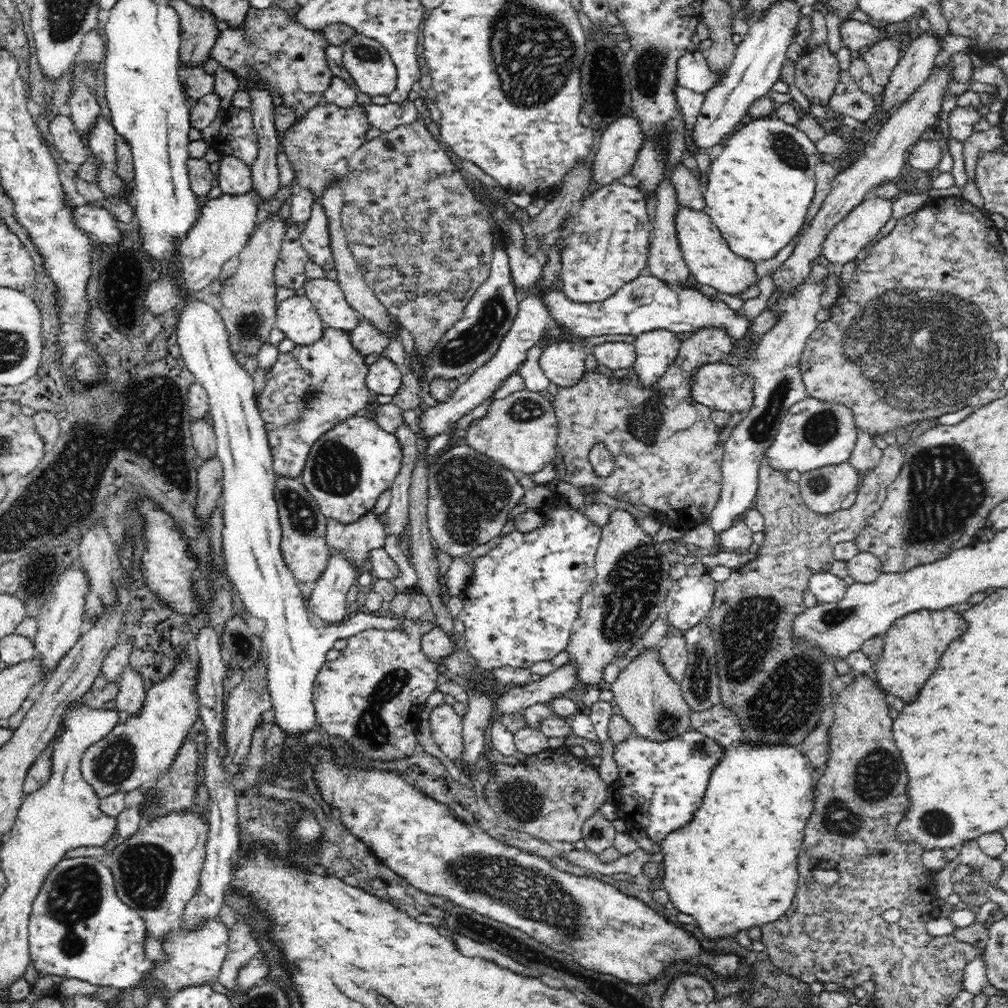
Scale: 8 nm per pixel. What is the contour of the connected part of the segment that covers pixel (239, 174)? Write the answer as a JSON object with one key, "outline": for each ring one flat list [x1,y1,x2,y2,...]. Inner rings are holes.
{"outline":[[221,156,218,183,223,194,246,194,253,188,251,168,235,157]]}

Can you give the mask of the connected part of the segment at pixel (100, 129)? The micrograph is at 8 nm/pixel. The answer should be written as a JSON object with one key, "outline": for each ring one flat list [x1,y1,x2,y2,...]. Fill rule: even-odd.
{"outline":[[100,116,89,135,86,147,91,150,90,154,113,167,117,162,117,136,113,125]]}

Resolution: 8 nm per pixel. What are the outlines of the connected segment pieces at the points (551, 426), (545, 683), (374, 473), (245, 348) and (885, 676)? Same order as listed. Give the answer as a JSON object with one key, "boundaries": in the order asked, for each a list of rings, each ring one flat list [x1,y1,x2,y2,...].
{"boundaries":[[[525,388,493,401,482,418,473,420,464,429,464,442,517,475,531,475,544,470,556,458,557,423,553,403,539,392]],[[569,663,554,669,538,681,514,685,501,695,494,696,496,719,523,713,529,706,547,703,557,696,565,696,572,690,576,676,575,666]],[[355,415,341,421,316,440,309,451,300,480,305,484,311,496,317,500,319,509,327,519,348,525,360,520,360,517,373,510,378,496,384,490,390,489,395,482,401,465,402,447,397,436,382,429,374,419]],[[276,215,270,216,249,238,248,243,236,254,233,267,236,272,224,282,220,290,222,306,218,310,227,330,227,341,232,354,256,356,262,344,270,342,270,332,277,328,276,324,276,283,274,282,274,266,278,260,282,242,287,231,284,219]],[[954,608,918,610,902,616,883,636,883,652,873,664,878,683,888,694,893,694,905,703,908,698,916,698,920,686,924,686,924,682,934,674,942,654,967,630,967,622,962,620,958,612,954,612]]]}

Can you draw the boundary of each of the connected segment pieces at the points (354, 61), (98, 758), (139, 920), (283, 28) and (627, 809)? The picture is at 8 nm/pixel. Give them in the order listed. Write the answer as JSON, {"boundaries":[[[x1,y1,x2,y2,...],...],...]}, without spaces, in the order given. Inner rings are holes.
{"boundaries":[[[361,34,342,44,343,64,357,90,369,95,389,97,396,90,398,71,382,43]],[[180,650,180,658,175,667,147,689,142,711,136,717,119,723,100,742,96,742,83,752,81,775,96,791,98,798,114,791,129,792,142,789,154,782,172,764,180,746,199,718,197,694,198,660,194,655]],[[70,858,56,864,33,900,28,925,29,955,40,977,54,974,122,990,136,986,141,974,153,966,146,956,146,930,144,919,118,896,111,869,96,858]],[[272,4,271,7,256,9,251,7,246,14,246,22,240,29,226,29,219,32,216,42,210,50,208,58,214,58,222,67,232,71,240,79,243,89,248,86,260,83,264,85,272,95,277,94,282,97,283,105,296,111,299,120,312,107,324,102,324,91,332,85,334,74,328,69,326,60,326,48,329,42,322,32,304,29,303,26,295,22,295,15,284,14,284,9]],[[695,729,664,741,640,736,624,738,613,754,619,768,619,777,611,785,620,798,615,803,617,814,629,830,644,830,652,842,663,842,668,834,684,829,696,816,712,770,724,758,724,750,719,742]]]}

